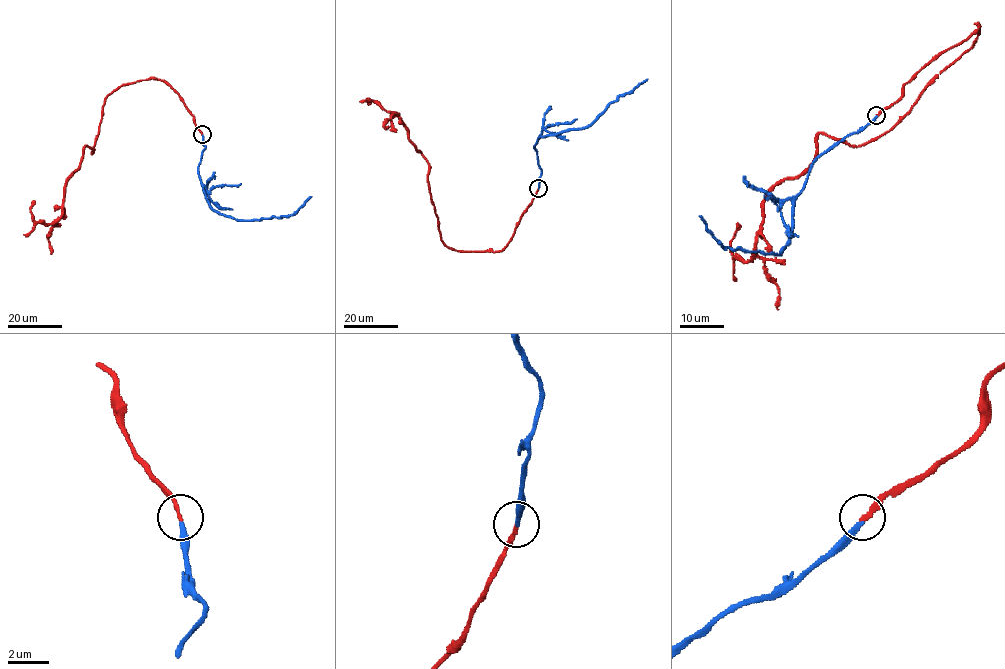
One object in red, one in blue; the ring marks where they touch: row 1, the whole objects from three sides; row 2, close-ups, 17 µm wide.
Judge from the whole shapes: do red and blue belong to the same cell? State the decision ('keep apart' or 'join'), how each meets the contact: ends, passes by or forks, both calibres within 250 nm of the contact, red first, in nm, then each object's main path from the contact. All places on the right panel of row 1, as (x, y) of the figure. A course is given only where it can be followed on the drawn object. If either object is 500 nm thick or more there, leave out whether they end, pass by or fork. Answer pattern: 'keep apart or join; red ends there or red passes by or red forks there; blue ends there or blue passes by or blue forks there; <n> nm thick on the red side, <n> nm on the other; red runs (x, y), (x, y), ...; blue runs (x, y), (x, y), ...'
join; red ends there; blue ends there; 200 nm thick on the red side, 260 nm on the other; red runs (876, 115), (979, 24), (888, 131), (820, 133), (764, 201), (751, 260), (737, 222); blue runs (876, 115), (812, 165), (795, 200), (790, 237), (778, 254), (724, 248), (699, 216)

